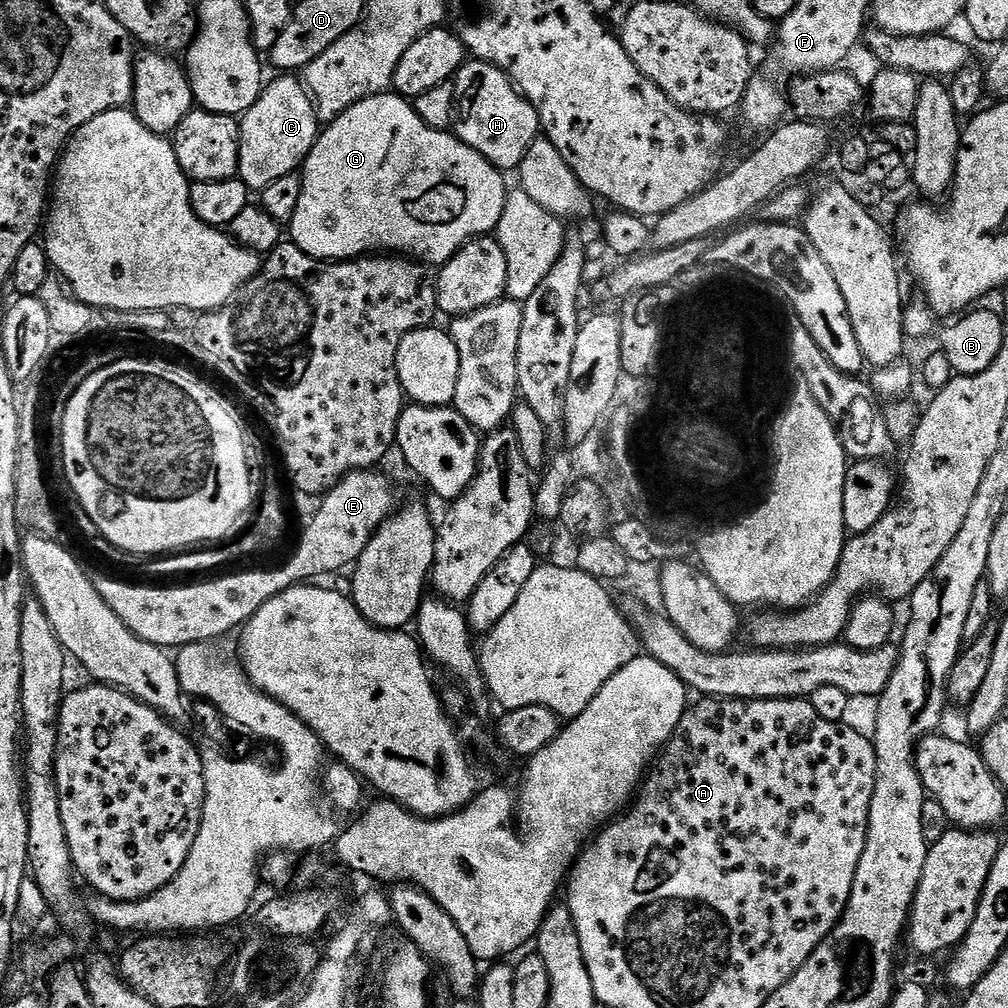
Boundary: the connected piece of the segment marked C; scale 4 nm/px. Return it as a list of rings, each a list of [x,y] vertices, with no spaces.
[[[290,74],[278,76],[272,83],[269,81],[263,87],[258,102],[244,113],[240,121],[238,178],[254,192],[263,191],[278,179],[295,173],[303,165],[320,133],[319,113],[311,93],[299,77]]]

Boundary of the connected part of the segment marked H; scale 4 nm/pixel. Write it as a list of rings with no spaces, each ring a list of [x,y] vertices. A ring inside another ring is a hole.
[[[473,59],[465,63],[464,67],[454,77],[456,85],[456,119],[454,121],[454,135],[466,146],[478,150],[482,158],[489,160],[496,168],[501,170],[519,169],[526,150],[541,135],[540,113],[527,98],[520,95],[519,88],[513,84],[512,79],[501,68],[487,64],[484,60]]]

